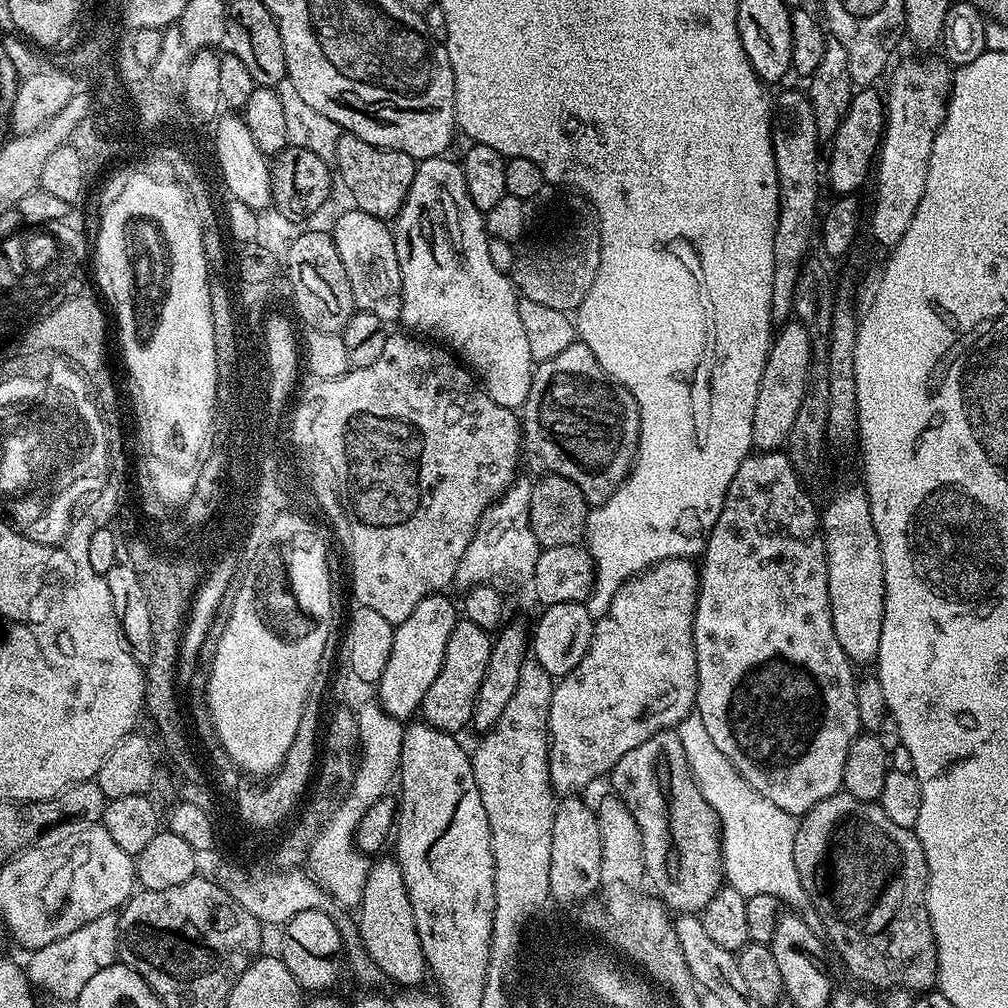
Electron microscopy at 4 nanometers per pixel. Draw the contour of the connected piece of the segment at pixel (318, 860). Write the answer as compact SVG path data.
M345 669L344 672L342 690L344 692L345 700L343 701L345 702L345 705L351 708L356 714L360 753L356 765L355 778L352 780L351 790L348 792L348 795L336 805L335 811L328 817L328 823L325 824L316 835L315 842L311 844L308 866L311 866L312 868L310 870L313 877L321 885L326 887L328 894L338 904L340 902L344 905L341 907L350 908L346 906L352 906L352 908L354 908L360 903L361 896L364 893L365 882L368 881L368 872L370 869L370 862L367 855L355 849L354 834L366 810L368 810L376 800L387 795L387 792L389 791L388 786L391 780L393 783L393 780L399 771L405 725L384 711L384 708L380 705L379 691L374 684L363 681L363 679L359 677L358 674L355 674L352 669Z

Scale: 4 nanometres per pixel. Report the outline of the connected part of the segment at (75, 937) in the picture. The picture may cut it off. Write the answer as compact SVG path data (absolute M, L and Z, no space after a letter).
M107 912L94 918L94 922L86 922L86 926L78 926L78 930L66 934L66 938L35 949L26 963L26 975L39 991L41 988L49 992L56 1000L75 1002L78 994L82 994L82 986L86 986L98 970L106 970L106 966L117 963L117 946L118 916L116 912Z

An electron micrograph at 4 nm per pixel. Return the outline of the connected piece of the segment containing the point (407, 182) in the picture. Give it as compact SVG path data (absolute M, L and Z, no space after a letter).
M344 132L338 138L334 168L338 173L339 183L341 180L345 190L352 195L352 200L356 203L353 205L359 211L387 221L402 210L406 194L410 194L410 186L414 182L417 163L410 154L402 154L389 148L375 148L354 133Z

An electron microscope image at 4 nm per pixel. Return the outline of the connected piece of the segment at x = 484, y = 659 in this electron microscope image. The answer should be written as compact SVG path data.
M463 618L457 619L446 642L446 655L438 670L438 678L434 678L430 690L426 690L419 707L423 723L453 734L460 734L464 727L467 729L471 725L478 698L478 686L482 686L482 678L490 662L492 642L493 637L486 630L482 630L482 626L474 626L474 622Z

